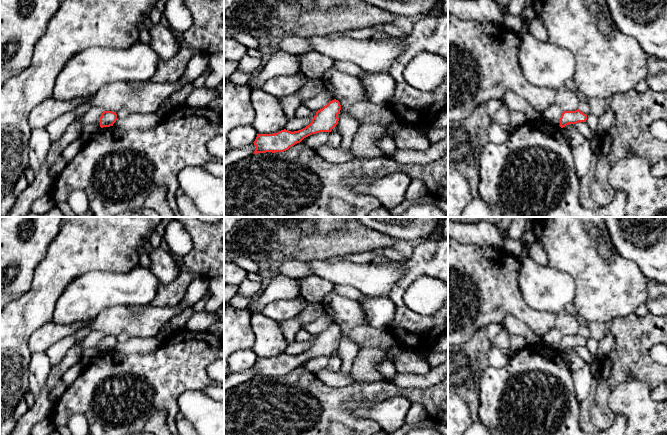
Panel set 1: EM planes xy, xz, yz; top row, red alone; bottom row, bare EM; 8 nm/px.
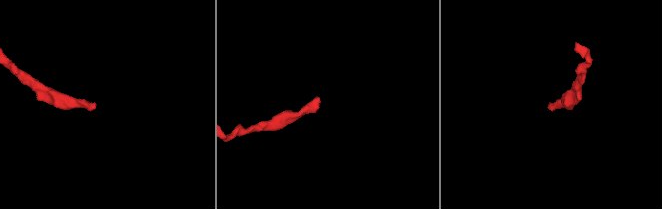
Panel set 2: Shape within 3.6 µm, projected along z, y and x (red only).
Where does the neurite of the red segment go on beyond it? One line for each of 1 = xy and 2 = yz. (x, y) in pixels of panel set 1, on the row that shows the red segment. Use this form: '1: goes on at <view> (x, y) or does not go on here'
1: does not go on here
2: does not go on here

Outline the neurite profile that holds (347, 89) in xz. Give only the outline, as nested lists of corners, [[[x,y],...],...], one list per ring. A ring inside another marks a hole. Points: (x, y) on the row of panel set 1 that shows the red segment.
[[[334,65],[323,74],[321,79],[325,88],[331,91],[335,99],[340,102],[341,108],[348,108],[367,100],[360,80]]]

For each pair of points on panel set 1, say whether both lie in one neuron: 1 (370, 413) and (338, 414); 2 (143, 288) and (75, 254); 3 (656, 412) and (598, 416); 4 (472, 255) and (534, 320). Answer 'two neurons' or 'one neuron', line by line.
1: two neurons
2: two neurons
3: two neurons
4: one neuron

